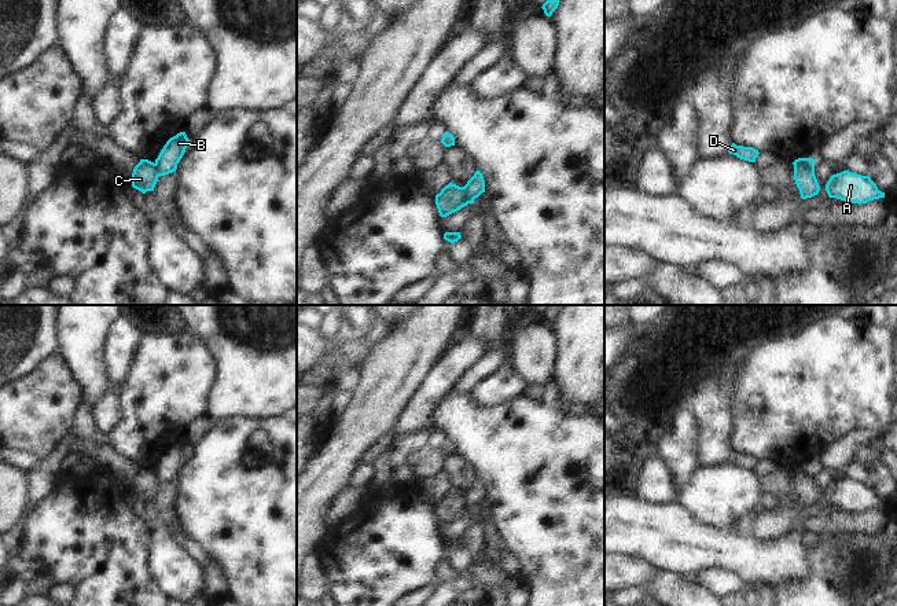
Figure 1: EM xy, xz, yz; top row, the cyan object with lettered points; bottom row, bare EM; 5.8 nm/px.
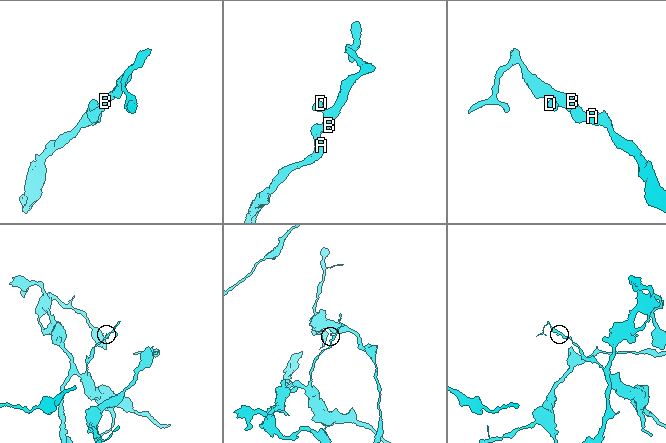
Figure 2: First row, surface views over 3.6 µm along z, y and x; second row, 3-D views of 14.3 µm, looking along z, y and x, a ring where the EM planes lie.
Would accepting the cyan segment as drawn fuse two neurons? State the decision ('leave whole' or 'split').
split

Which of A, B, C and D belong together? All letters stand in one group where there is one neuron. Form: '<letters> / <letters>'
A C / B D

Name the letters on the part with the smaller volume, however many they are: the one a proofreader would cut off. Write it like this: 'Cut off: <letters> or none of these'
Cut off: B, D

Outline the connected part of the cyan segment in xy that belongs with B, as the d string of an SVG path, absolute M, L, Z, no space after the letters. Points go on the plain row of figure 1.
M180 440L166 449L158 466L155 467L155 474L158 477L159 484L176 480L177 471L183 466L188 449L190 448L185 440Z

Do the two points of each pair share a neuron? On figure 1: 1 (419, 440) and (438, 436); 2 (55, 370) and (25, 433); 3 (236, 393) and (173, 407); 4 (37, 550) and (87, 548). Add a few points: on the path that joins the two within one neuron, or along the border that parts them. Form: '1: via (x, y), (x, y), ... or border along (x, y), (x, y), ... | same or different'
1: border along (432, 429), (426, 443) | different
2: via (51, 385), (47, 400), (29, 418) | same
3: border along (216, 368), (216, 377), (208, 395), (203, 415) | different
4: via (50, 550), (74, 550) | same

